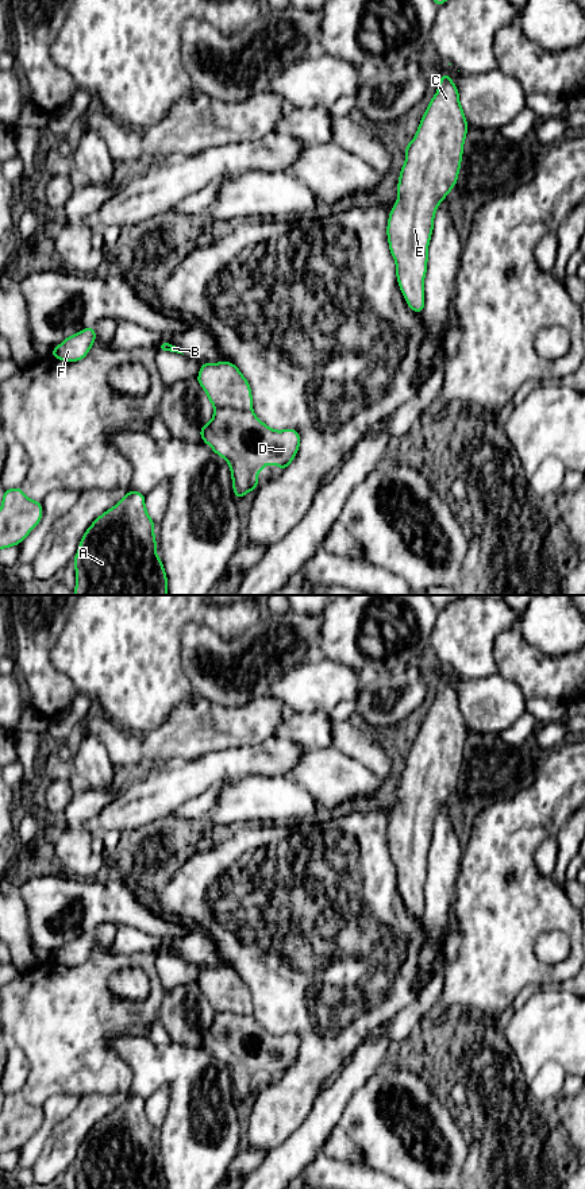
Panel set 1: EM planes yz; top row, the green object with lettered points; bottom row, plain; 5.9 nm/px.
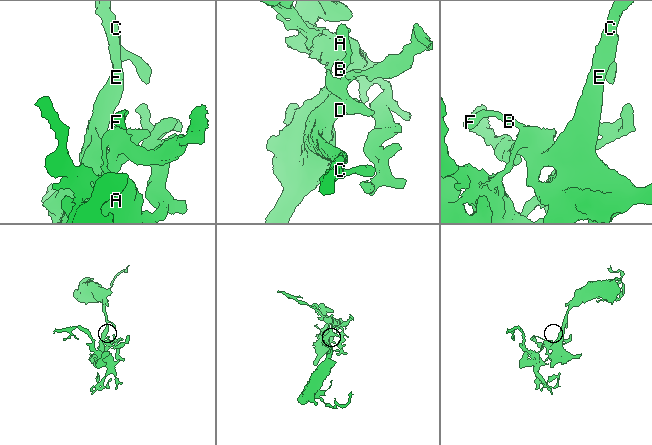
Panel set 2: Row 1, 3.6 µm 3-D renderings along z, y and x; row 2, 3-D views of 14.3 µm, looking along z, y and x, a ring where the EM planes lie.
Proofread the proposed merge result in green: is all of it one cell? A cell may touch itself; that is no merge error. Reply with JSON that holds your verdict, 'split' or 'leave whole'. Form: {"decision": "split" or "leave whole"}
{"decision": "leave whole"}

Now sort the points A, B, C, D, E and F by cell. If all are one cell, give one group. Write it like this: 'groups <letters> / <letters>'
groups A B C D E F

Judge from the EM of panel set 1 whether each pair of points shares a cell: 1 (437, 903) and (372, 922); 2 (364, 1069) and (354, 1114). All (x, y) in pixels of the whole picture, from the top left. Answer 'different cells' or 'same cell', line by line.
1: different cells
2: different cells

